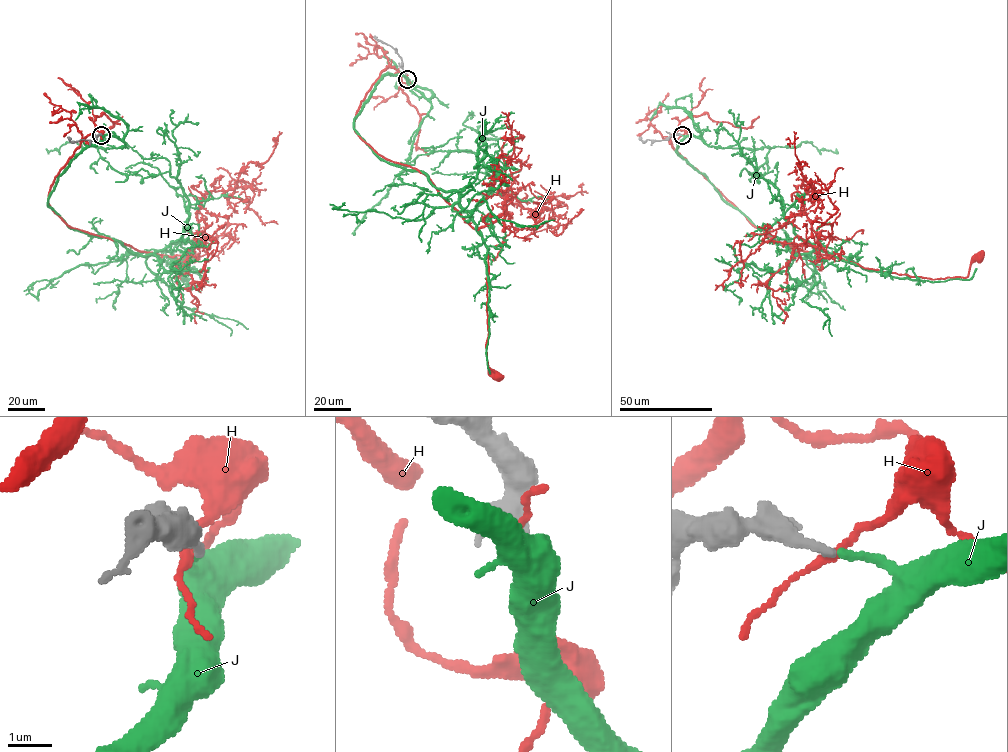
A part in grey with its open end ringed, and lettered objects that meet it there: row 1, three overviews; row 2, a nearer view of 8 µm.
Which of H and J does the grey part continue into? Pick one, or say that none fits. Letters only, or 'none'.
J

